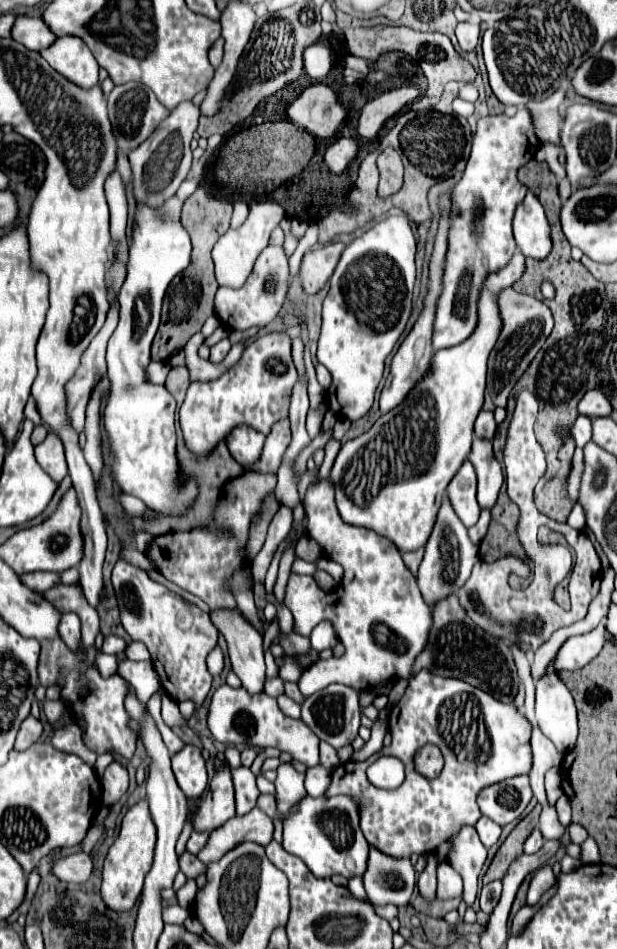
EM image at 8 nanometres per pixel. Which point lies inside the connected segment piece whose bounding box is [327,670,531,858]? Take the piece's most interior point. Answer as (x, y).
(461, 719)

